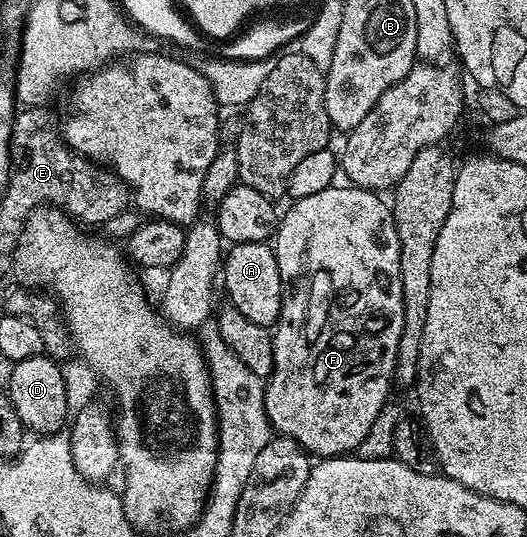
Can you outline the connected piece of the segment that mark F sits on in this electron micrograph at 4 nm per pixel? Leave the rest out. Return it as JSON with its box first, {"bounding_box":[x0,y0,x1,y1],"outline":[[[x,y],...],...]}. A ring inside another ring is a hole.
{"bounding_box":[264,187,404,459],"outline":[[[333,187],[318,191],[318,195],[295,198],[285,213],[283,210],[274,234],[280,278],[290,283],[278,330],[292,353],[277,354],[277,364],[282,369],[284,365],[284,377],[280,371],[273,372],[270,385],[276,389],[271,385],[265,392],[264,406],[277,434],[295,438],[309,454],[317,453],[320,459],[359,450],[362,439],[374,427],[374,419],[384,412],[389,404],[388,391],[394,383],[398,343],[404,326],[400,244],[389,202],[371,189],[347,188]],[[296,301],[300,304],[300,321],[308,341],[296,341]]]}

